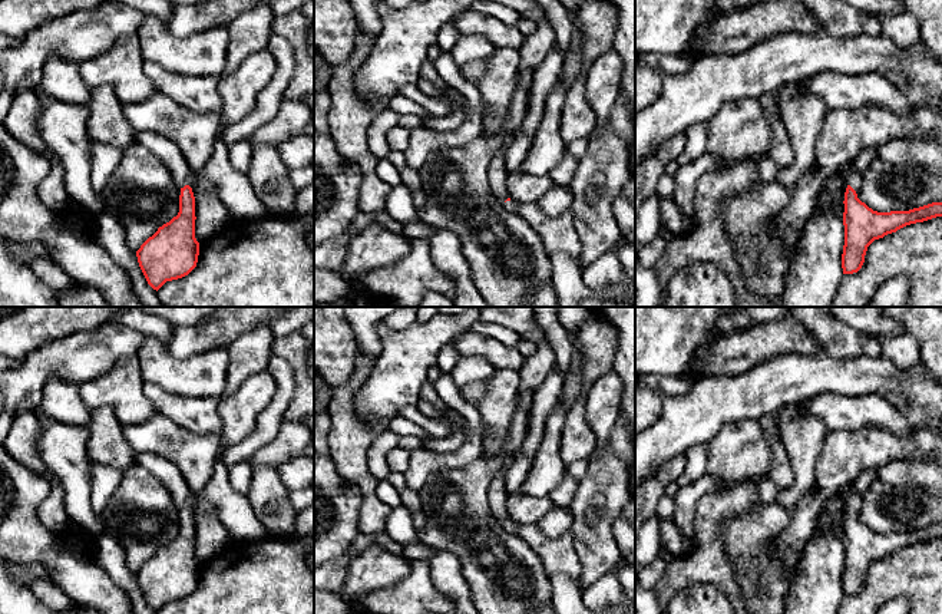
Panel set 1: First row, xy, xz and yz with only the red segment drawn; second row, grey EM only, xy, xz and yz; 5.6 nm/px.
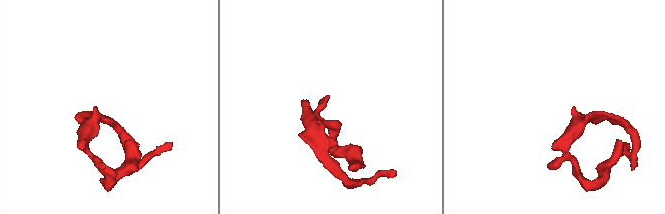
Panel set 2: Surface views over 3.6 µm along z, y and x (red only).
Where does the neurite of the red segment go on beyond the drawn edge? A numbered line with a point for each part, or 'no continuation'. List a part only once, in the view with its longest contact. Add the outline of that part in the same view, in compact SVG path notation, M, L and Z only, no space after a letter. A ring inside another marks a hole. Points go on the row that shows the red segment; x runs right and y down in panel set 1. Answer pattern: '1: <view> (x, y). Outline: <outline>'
1: yz (855, 180). Outline: M862 172L850 174L847 179L847 185L850 185L857 192L860 188L860 184L862 184Z

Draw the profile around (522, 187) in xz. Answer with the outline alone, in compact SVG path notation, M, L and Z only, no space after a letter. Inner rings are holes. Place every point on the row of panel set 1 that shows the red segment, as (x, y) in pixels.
M522 171L510 174L506 182L509 198L520 204L538 201L553 185L549 175L538 176Z

